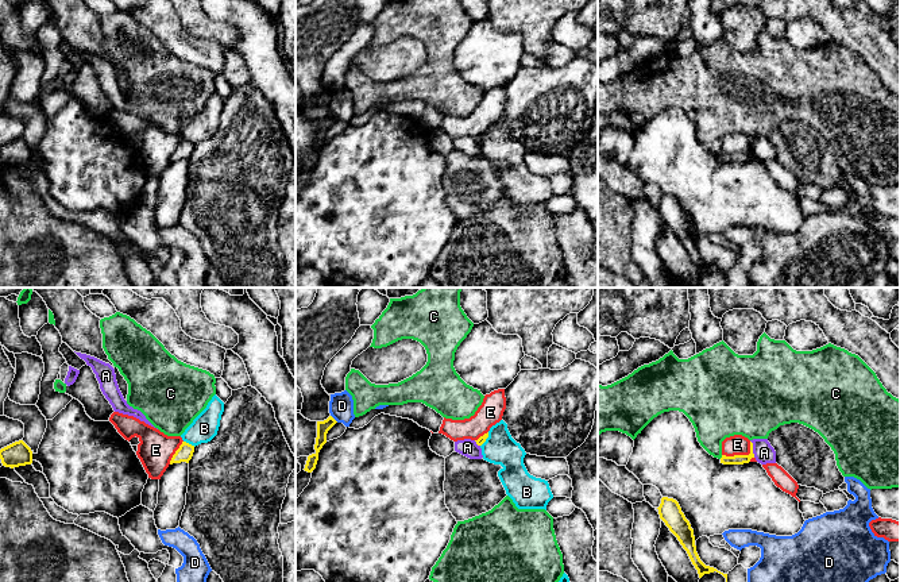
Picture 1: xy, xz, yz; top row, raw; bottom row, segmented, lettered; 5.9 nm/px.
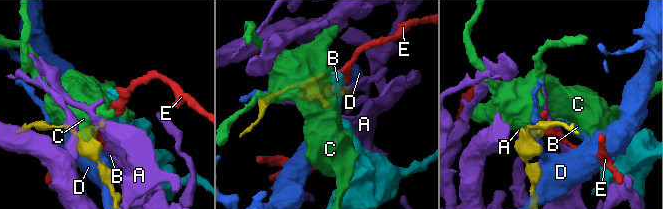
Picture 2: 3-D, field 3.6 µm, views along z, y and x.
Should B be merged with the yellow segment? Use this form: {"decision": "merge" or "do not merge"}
{"decision": "do not merge"}

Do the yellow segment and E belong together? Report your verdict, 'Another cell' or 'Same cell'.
Another cell

